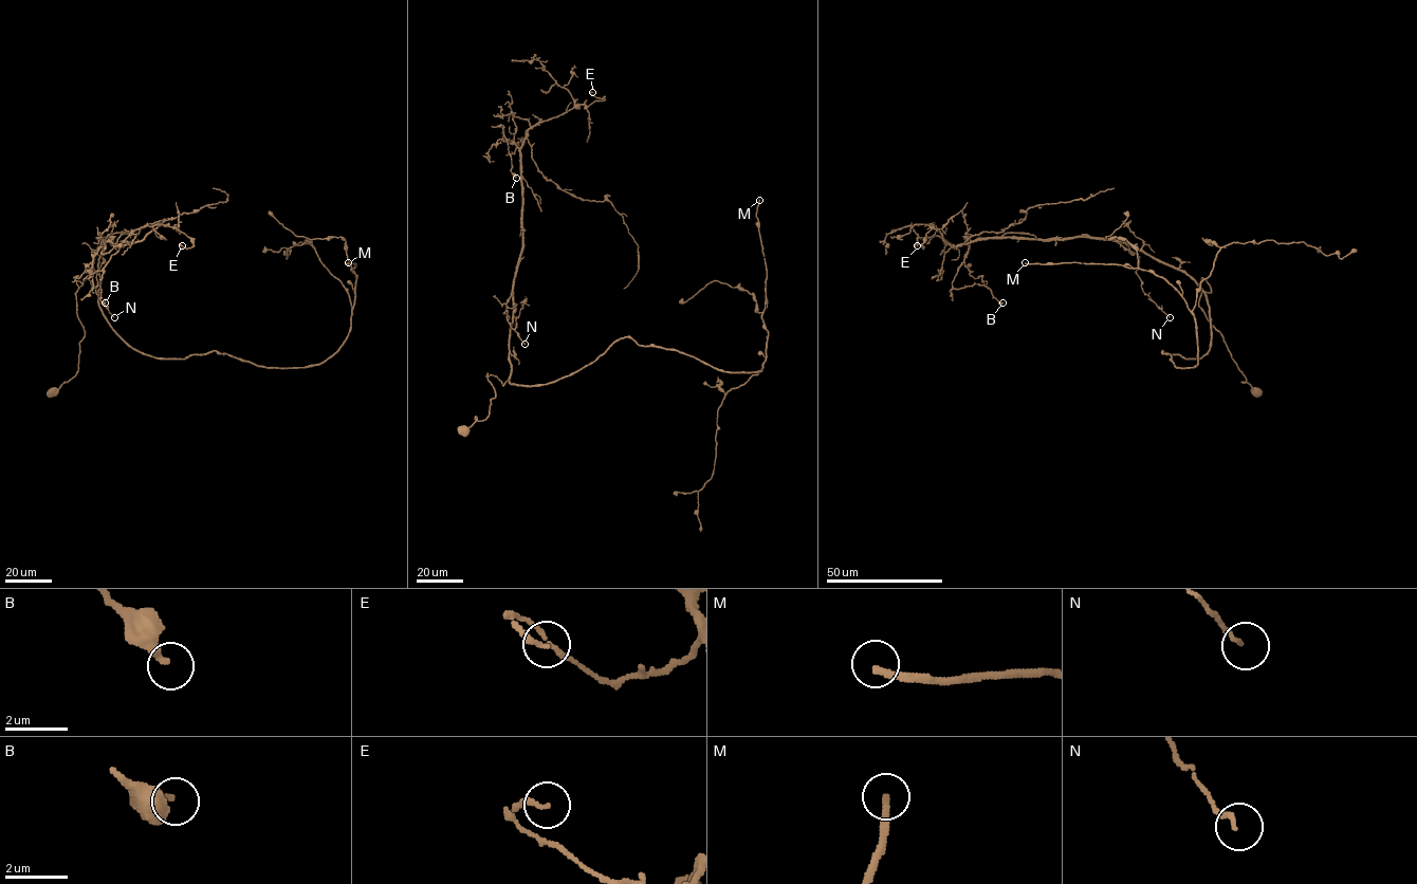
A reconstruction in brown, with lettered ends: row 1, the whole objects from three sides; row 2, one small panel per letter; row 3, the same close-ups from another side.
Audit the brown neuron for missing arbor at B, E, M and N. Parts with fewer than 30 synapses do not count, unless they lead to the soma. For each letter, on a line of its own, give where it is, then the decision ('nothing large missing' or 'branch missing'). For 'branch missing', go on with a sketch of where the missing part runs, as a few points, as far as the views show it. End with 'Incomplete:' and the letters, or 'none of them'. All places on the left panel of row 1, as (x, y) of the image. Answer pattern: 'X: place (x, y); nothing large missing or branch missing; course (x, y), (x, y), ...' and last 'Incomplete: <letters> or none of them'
B: place (105, 302); nothing large missing
E: place (182, 245); nothing large missing
M: place (348, 262); branch missing; course (348, 262), (332, 278), (320, 249), (280, 253), (276, 223), (247, 214), (256, 200)
N: place (114, 317); nothing large missing
Incomplete: M

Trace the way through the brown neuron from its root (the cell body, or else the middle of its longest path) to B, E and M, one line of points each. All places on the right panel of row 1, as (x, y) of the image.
B: (1255, 393), (1198, 305), (1207, 281), (1210, 293), (1121, 241), (974, 240), (952, 286), (986, 286), (1003, 302)
E: (1255, 393), (1198, 305), (1207, 281), (1210, 293), (1121, 241), (952, 245), (931, 225), (917, 245)
M: (1255, 393), (1203, 278), (1210, 348), (1162, 351), (1180, 368), (1195, 318), (1164, 279), (1025, 262)

